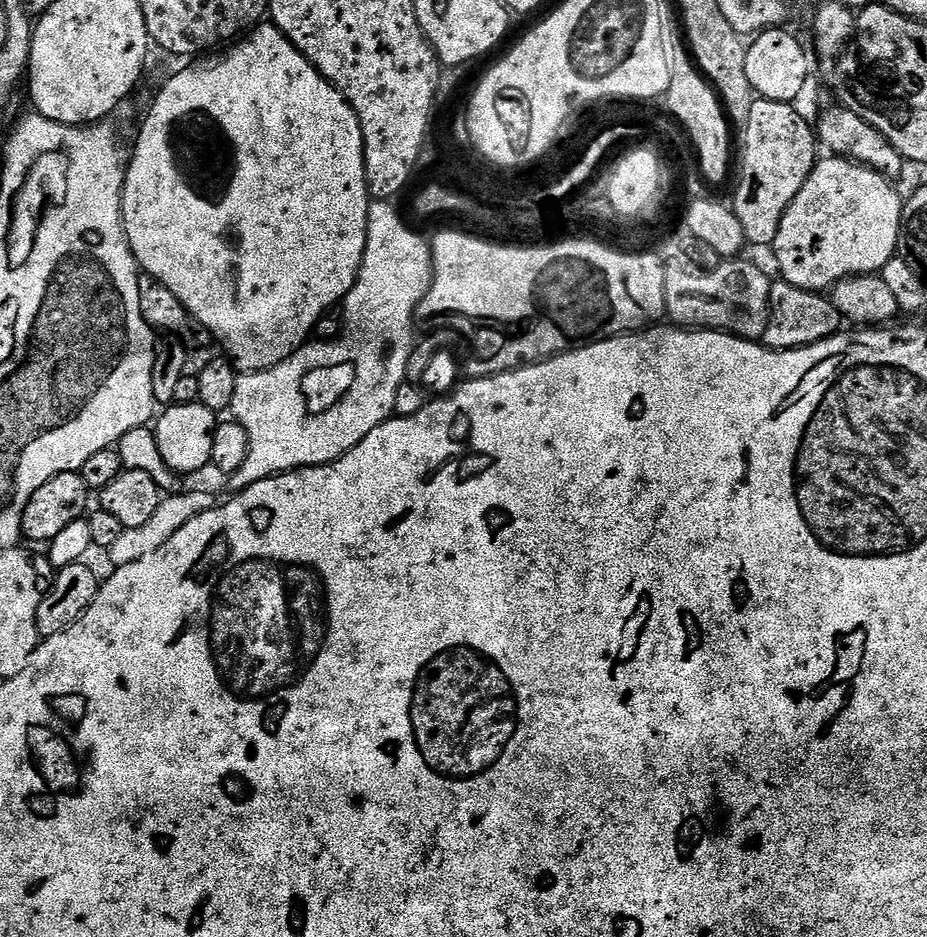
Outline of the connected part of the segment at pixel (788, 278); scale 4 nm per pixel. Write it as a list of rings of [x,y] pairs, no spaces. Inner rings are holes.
[[[848,158],[824,159],[813,168],[810,178],[806,178],[806,186],[798,190],[798,198],[790,202],[782,218],[782,226],[778,226],[776,240],[770,245],[771,251],[776,251],[779,275],[786,283],[819,293],[831,289],[832,285],[849,276],[879,273],[886,262],[897,255],[896,243],[900,237],[900,219],[905,206],[905,201],[902,196],[900,200],[892,185],[895,183],[889,177]]]

